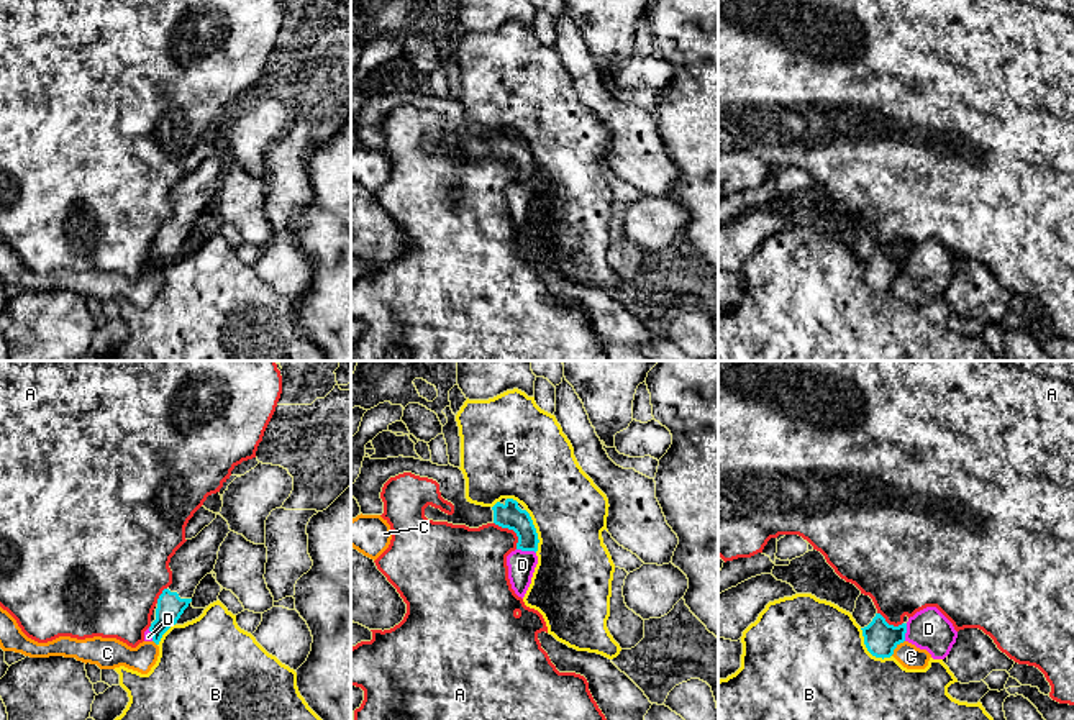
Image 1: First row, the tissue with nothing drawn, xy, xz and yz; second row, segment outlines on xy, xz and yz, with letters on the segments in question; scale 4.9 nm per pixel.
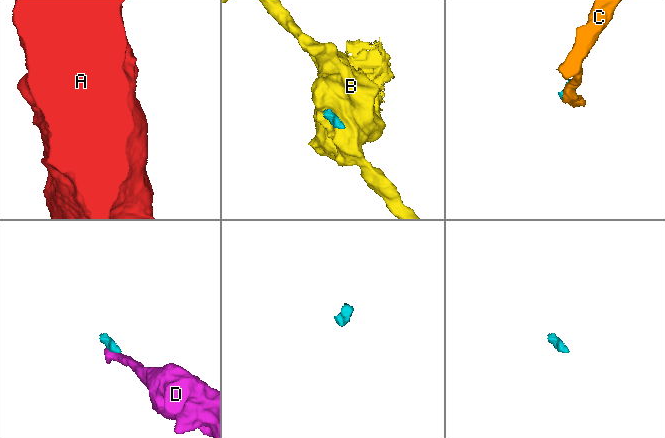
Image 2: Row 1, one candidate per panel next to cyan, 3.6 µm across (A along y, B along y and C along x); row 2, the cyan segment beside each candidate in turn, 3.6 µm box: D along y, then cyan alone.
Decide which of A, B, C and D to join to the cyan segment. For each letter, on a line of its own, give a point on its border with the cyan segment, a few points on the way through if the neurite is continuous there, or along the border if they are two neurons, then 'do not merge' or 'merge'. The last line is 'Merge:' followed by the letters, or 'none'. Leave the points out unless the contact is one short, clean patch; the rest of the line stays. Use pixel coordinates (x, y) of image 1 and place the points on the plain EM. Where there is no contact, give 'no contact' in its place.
A: xz (512, 161) | along xz (494, 154), (515, 166), (517, 181) | do not merge
B: yz (869, 284) | along yz (860, 261), (864, 279), (873, 287), (891, 289) | do not merge
C: yz (896, 279) | along yz (904, 273), (891, 287) | do not merge
D: xz (527, 182) | along xz (517, 181), (535, 186) | do not merge
Merge: none

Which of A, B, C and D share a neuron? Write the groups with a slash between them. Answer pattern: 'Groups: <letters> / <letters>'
Groups: A / B / C D

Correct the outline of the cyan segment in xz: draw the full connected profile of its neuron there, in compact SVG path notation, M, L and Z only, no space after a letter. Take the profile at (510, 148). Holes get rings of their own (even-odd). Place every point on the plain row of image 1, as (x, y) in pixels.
M364 89L361 107L356 115L351 116L351 128L357 133L361 146L382 148L382 120L390 110L403 105L436 113L439 116L441 130L454 138L453 148L428 138L425 141L425 149L428 153L466 157L469 161L495 156L517 166L517 182L538 184L538 166L525 139L513 131L502 131L494 139L471 136L466 131L464 107L459 100L451 97L438 98L431 93L403 89L387 92L371 92Z

